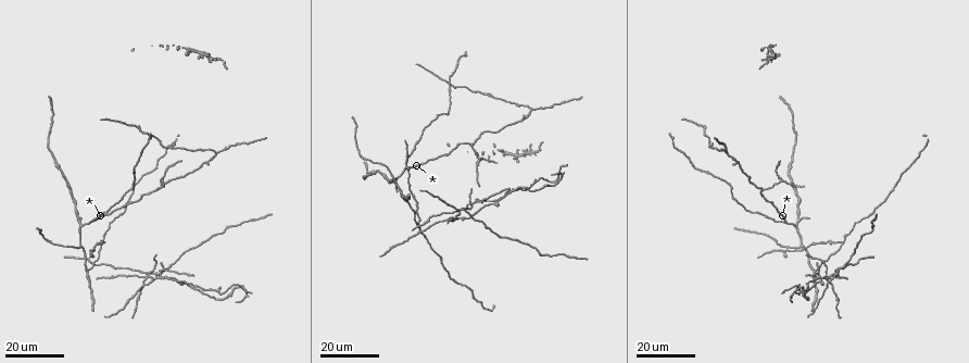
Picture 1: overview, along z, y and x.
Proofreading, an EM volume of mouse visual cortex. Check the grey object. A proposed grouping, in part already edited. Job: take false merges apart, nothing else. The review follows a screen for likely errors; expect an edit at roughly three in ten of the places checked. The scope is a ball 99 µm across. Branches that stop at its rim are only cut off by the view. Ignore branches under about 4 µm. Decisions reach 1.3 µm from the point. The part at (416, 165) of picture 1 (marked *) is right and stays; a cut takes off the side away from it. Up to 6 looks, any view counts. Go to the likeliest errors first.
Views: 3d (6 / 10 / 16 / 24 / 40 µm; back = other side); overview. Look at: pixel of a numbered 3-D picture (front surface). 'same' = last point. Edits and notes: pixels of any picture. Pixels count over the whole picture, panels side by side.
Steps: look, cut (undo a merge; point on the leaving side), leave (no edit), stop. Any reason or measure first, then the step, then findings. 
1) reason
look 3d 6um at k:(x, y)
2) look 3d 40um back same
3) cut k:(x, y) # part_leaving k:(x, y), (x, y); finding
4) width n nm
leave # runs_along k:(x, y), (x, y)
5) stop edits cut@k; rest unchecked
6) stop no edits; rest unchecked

thin arm on a thick one
look 3d 24um at 1:(816, 270)

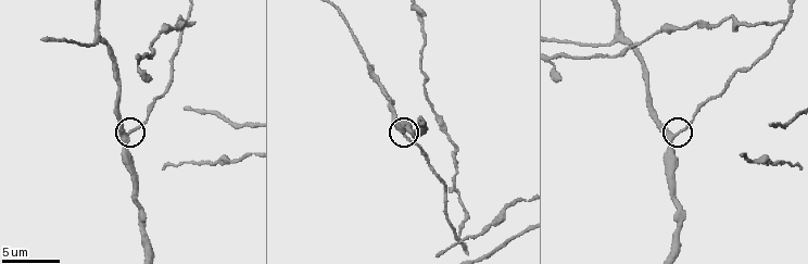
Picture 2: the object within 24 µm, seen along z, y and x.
closer look
look 3d 6um at 2:(676, 136)

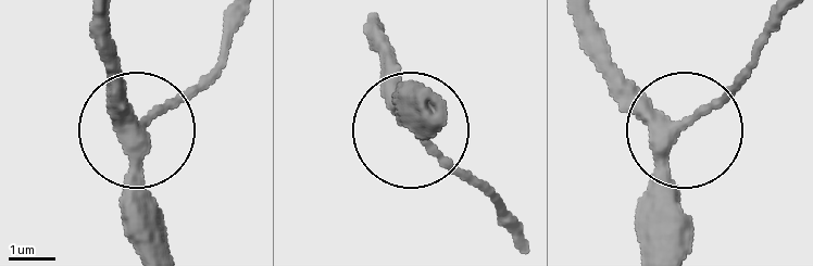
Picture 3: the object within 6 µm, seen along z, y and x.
width 280 nm
leave # runs_along 3:(110, 21), (110, 91), (134, 122), (157, 118), (211, 72); all the same neuron

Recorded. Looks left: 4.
four or more arms meet
look 3d 16um at 1:(834, 274)

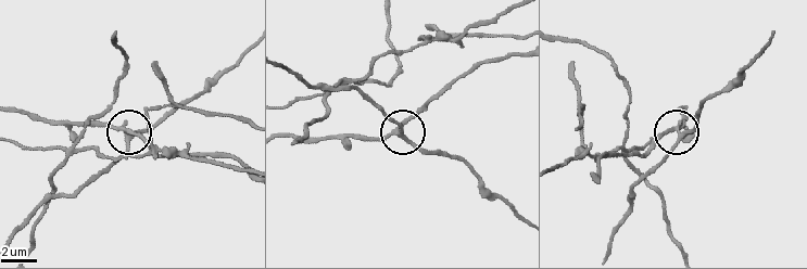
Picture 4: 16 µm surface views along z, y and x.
look 3d 6um at 4:(680, 135)

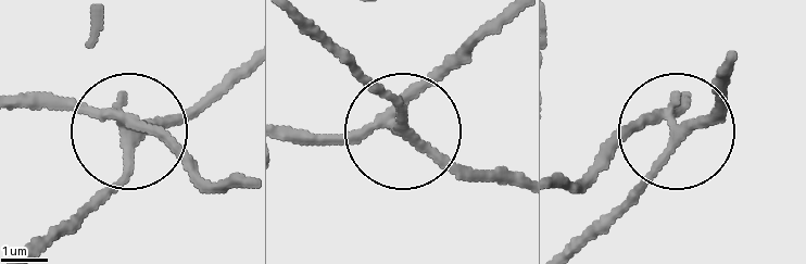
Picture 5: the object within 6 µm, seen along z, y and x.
arms 4
cut 5:(45, 92) # part_leaving 5:(110, 113), (140, 121), (211, 179), (246, 183); two neurons meet here

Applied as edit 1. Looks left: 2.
three-way junction
look 3d 16um at 1:(473, 145)

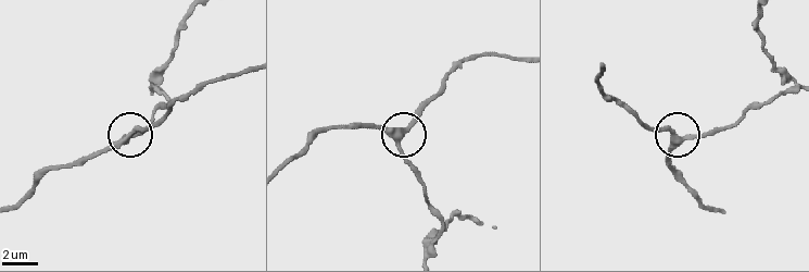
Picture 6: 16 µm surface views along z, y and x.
look 3d 10um at 6:(683, 138)

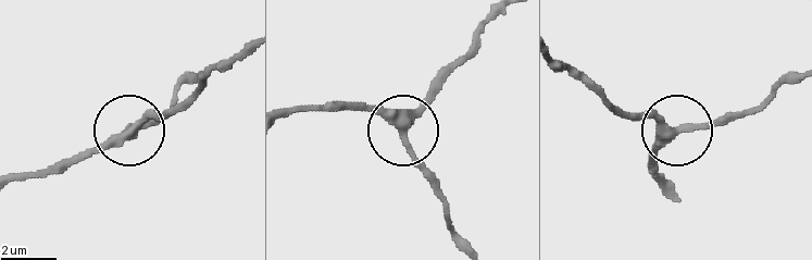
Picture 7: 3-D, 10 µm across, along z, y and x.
arms 3
leave # one neuron here

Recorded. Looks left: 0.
stop edits cut@5; rest unchecked

